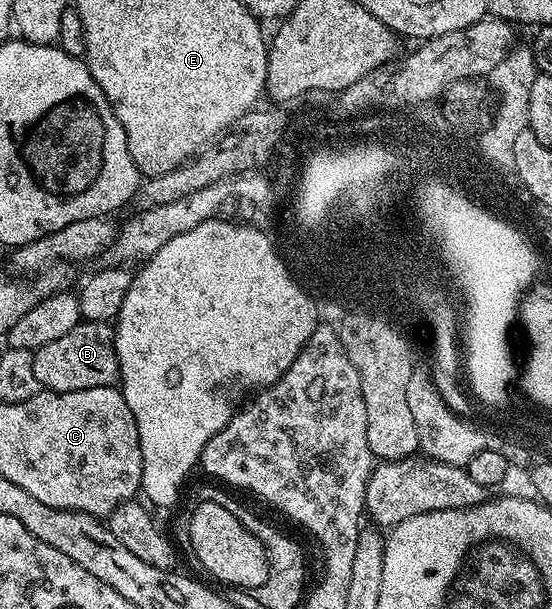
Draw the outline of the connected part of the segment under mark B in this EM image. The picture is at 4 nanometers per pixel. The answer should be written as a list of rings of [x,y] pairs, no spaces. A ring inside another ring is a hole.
[[[82,322],[67,337],[50,341],[33,352],[35,377],[46,391],[71,393],[79,389],[112,387],[118,382],[121,370],[113,344],[113,327],[109,323]]]

